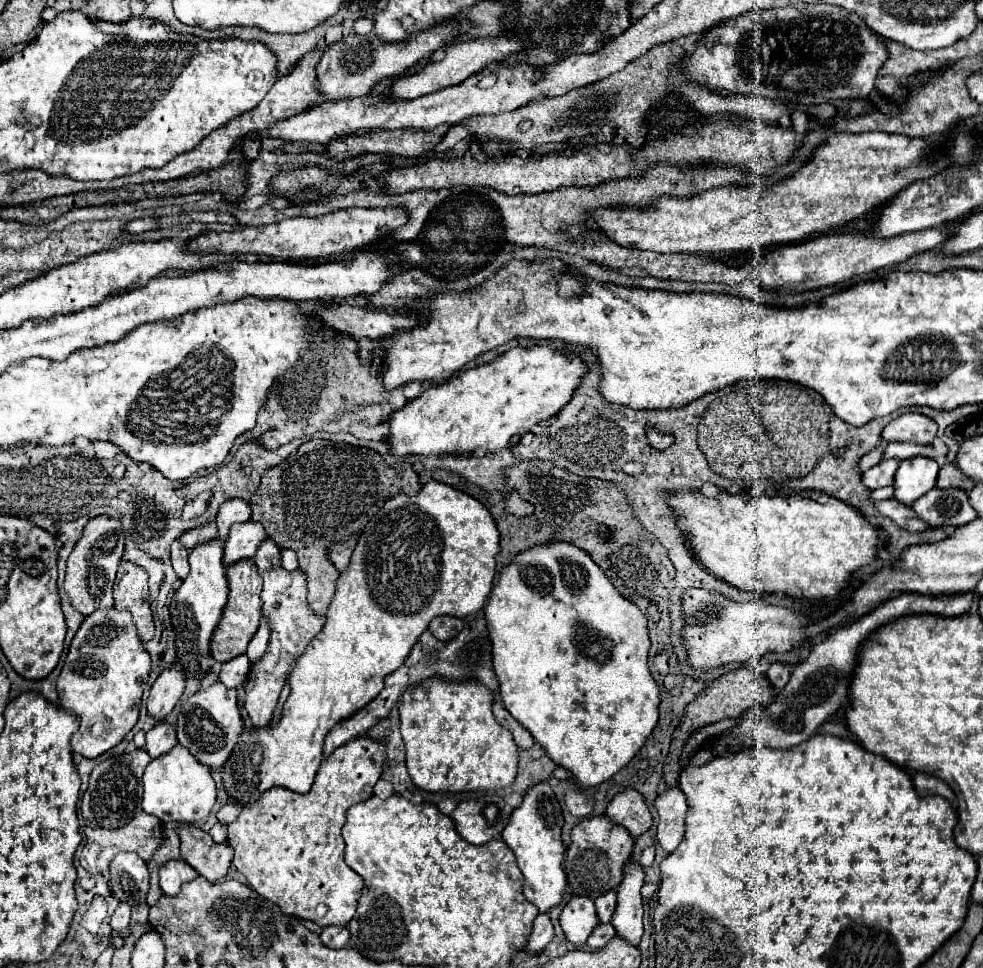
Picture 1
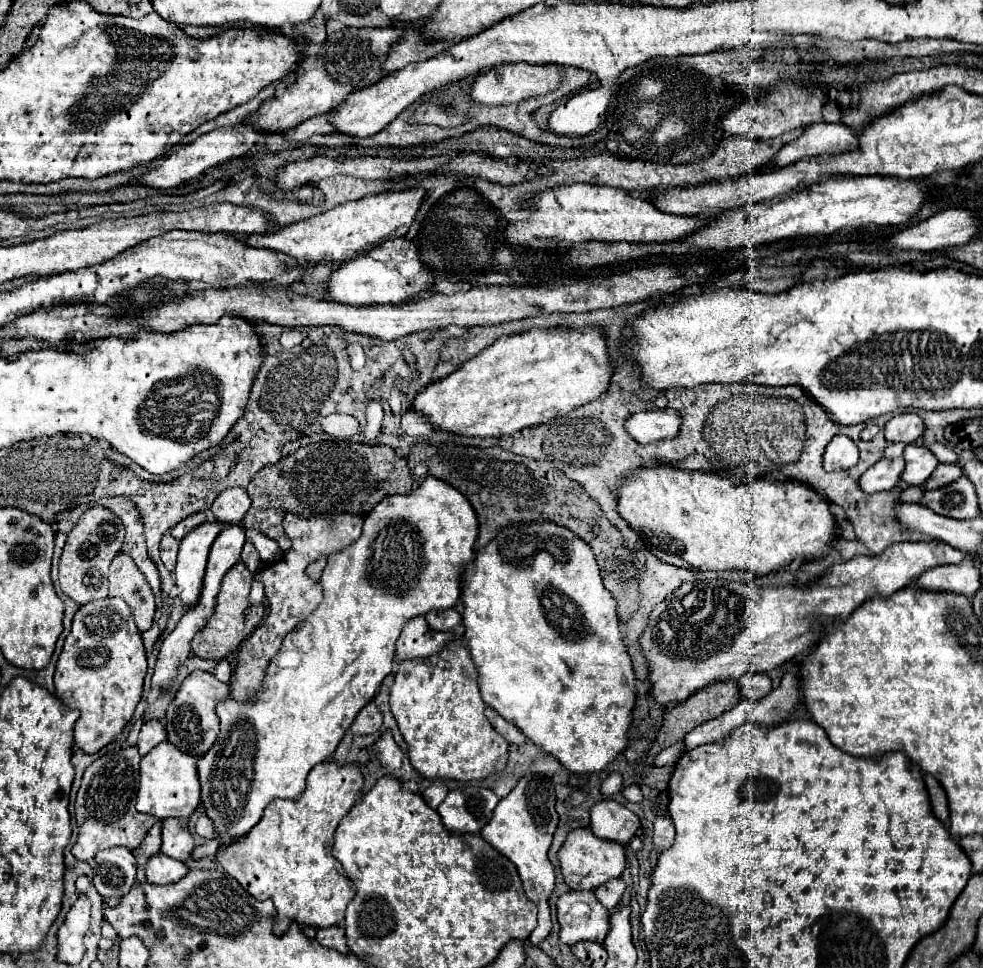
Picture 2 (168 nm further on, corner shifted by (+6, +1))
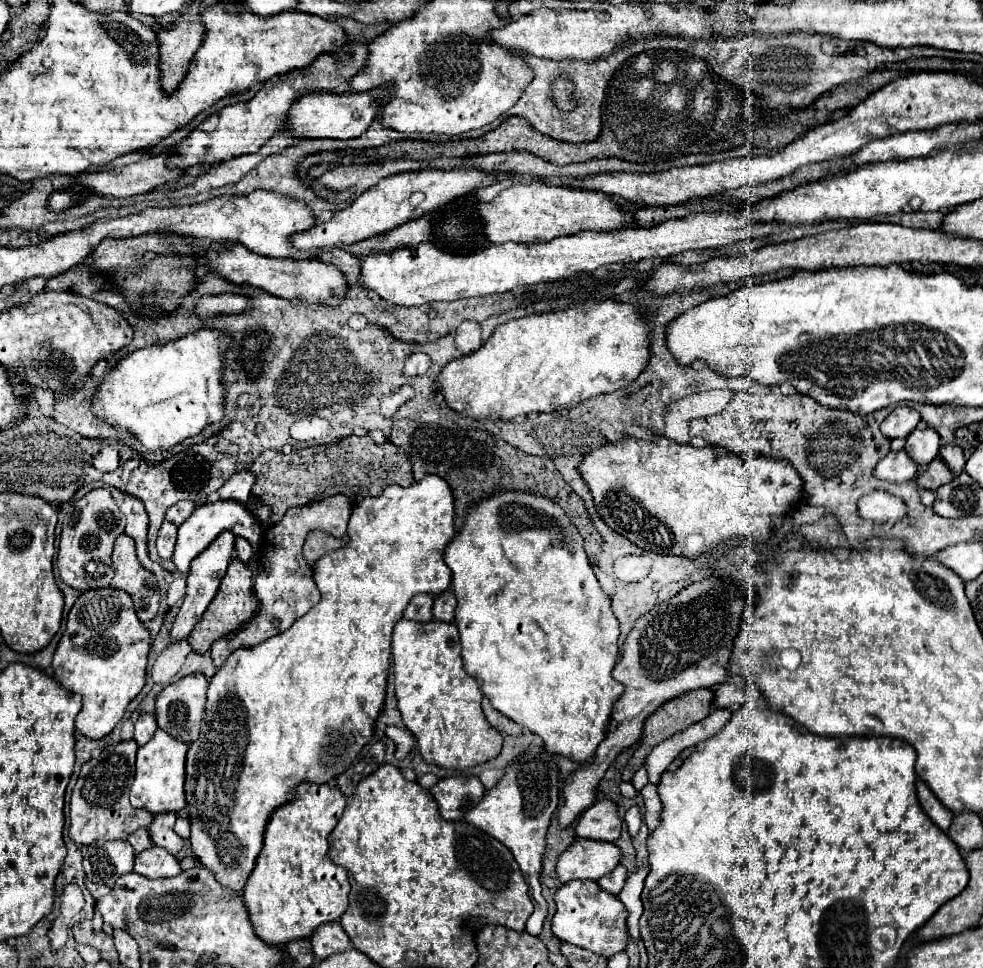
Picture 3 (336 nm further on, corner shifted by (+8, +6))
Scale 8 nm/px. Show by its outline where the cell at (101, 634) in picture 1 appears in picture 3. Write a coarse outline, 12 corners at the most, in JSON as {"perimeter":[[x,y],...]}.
{"perimeter":[[82,592],[54,652],[76,728],[108,736],[146,682],[130,594]]}

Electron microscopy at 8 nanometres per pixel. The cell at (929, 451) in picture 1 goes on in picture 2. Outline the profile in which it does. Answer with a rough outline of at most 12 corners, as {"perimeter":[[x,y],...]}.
{"perimeter":[[916,441],[920,447],[930,449],[940,463],[956,463],[958,455],[942,443]]}

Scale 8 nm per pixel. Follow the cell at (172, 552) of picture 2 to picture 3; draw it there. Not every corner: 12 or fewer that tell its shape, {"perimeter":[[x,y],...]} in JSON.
{"perimeter":[[164,520],[156,540],[162,560],[172,558],[176,526]]}

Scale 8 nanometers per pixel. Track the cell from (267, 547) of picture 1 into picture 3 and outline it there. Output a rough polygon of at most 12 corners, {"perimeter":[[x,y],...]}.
{"perimeter":[[236,538],[234,552],[238,560],[248,562],[252,546]]}

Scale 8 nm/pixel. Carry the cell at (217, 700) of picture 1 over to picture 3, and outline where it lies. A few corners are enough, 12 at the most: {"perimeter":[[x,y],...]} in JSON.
{"perimeter":[[208,680],[168,684],[156,696],[158,726],[194,742],[202,728]]}

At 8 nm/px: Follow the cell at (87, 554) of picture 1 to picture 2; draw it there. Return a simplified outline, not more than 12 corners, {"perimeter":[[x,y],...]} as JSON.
{"perimeter":[[88,509],[60,559],[62,591],[78,605],[108,597],[122,521]]}

